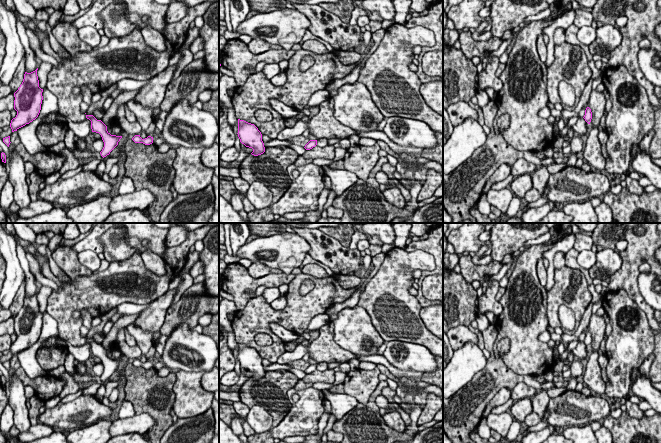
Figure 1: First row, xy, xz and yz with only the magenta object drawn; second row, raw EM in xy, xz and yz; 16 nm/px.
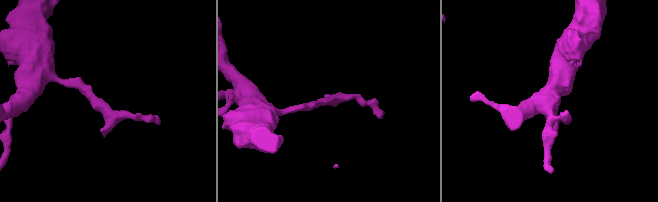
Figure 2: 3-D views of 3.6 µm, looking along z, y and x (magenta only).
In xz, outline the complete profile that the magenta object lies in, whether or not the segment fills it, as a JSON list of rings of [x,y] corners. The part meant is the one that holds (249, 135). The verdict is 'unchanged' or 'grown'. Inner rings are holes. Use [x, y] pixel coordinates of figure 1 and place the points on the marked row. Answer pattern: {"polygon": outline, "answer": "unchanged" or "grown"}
{"polygon": [[[238,119],[237,134],[242,144],[253,149],[252,155],[258,156],[265,152],[262,134],[254,124]]], "answer": "unchanged"}

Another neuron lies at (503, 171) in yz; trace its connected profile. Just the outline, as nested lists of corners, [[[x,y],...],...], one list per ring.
[[[501,164],[493,175],[487,180],[483,188],[483,194],[486,194],[494,183],[500,182],[506,179],[511,173],[512,166],[507,164]]]

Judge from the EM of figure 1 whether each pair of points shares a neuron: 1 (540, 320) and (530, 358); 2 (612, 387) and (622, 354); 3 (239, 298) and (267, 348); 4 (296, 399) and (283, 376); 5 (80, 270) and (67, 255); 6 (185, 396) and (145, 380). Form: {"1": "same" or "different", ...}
{"1": "same", "2": "same", "3": "different", "4": "different", "5": "same", "6": "different"}

